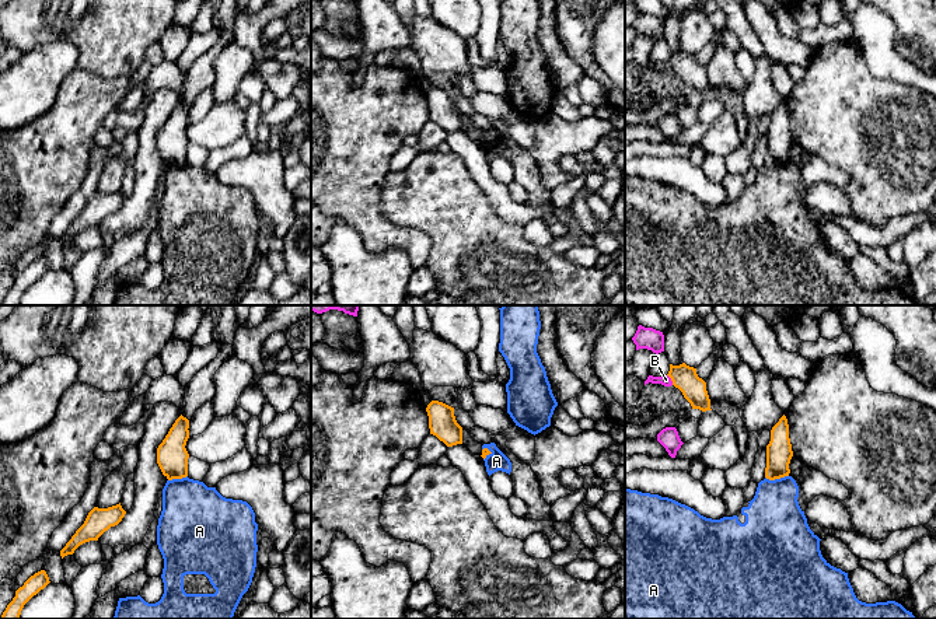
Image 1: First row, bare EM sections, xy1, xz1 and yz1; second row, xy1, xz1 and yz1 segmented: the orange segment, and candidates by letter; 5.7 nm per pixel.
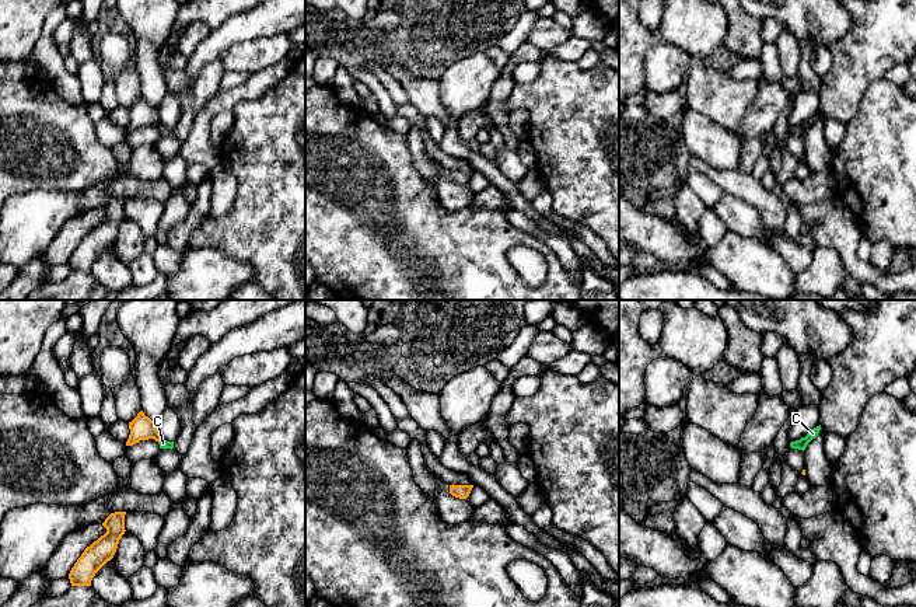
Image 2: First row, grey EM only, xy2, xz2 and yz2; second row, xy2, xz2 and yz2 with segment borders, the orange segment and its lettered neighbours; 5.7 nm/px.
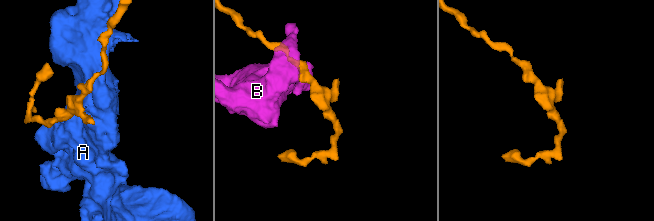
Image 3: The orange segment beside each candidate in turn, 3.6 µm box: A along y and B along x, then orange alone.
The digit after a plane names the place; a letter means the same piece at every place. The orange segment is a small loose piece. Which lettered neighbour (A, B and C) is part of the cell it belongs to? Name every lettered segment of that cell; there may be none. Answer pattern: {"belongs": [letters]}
{"belongs": ["C"]}

